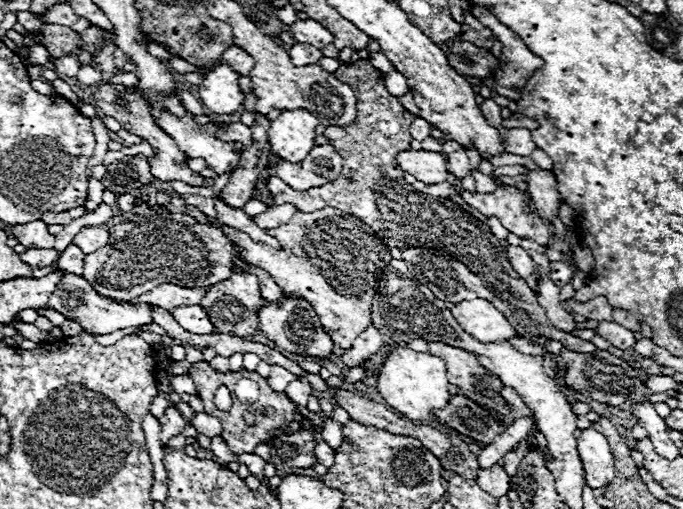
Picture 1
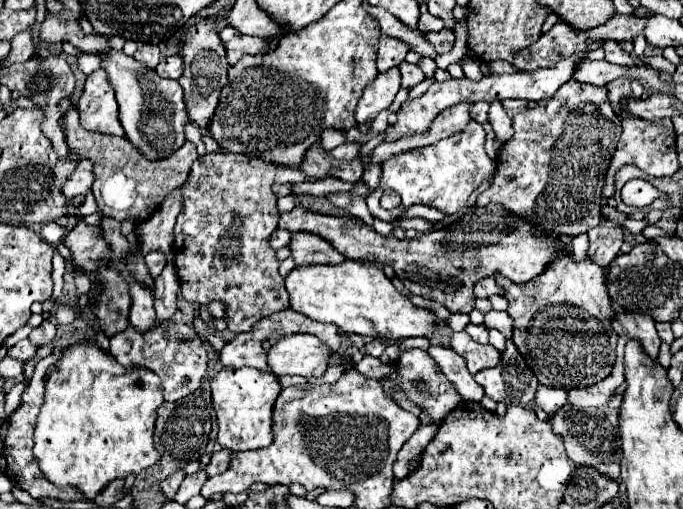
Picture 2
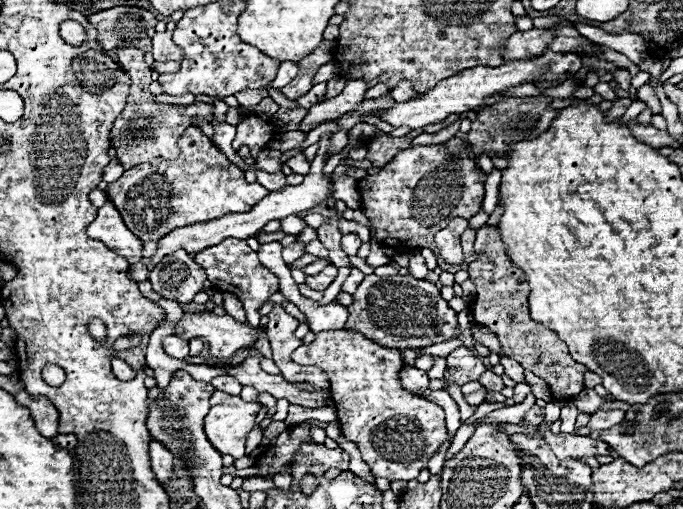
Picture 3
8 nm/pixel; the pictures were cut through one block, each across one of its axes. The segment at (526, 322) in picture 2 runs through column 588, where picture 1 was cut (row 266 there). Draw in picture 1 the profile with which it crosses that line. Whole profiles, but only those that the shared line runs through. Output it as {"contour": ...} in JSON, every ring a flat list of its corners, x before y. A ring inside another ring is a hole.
{"contour":[[328,206,308,214,298,210,288,224,278,226,274,230,266,230,270,232,270,236,280,240,282,250,274,250,272,246,254,242,244,232,226,226,222,226,222,232,230,236,230,242,236,242,242,248,240,252,242,258,250,260,250,264,266,268,266,272,274,276,276,284,286,294,296,294,312,304,312,308,320,316,322,326,334,340,336,348,350,350,354,340,372,324,370,308,372,308,372,296,376,292,376,282,378,276,382,276,382,270,390,264,392,256,390,248,386,248,386,244,378,238,378,234,370,226,362,224,358,218,350,218,340,210],[326,230,334,230,334,236,330,236],[312,256,320,256,320,266,316,260,312,260],[332,272,334,272,334,288,328,282,328,276,332,276]]}

